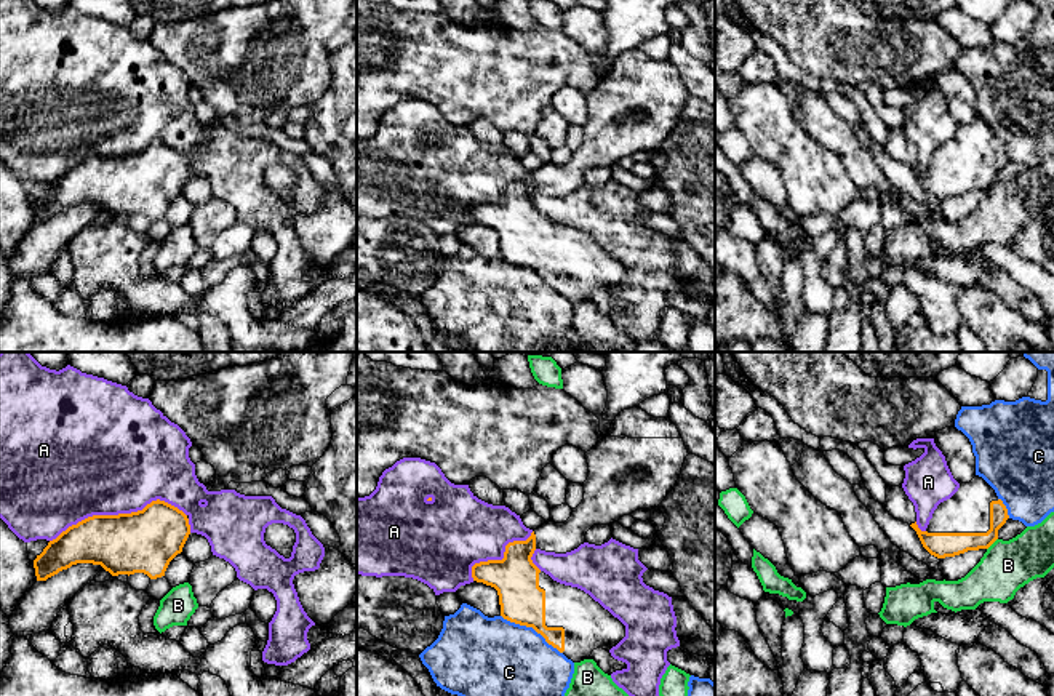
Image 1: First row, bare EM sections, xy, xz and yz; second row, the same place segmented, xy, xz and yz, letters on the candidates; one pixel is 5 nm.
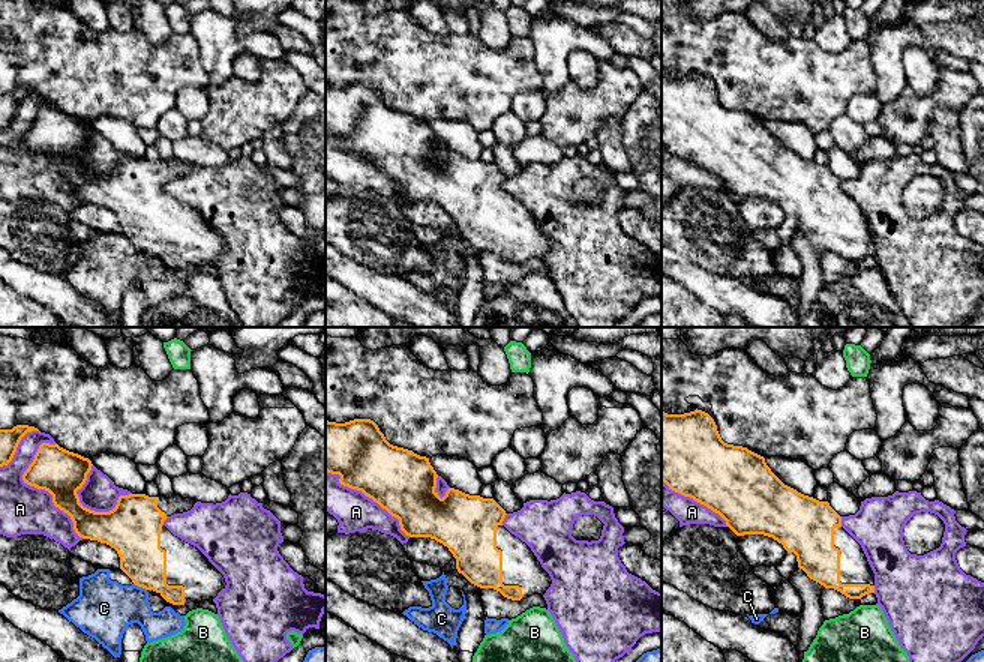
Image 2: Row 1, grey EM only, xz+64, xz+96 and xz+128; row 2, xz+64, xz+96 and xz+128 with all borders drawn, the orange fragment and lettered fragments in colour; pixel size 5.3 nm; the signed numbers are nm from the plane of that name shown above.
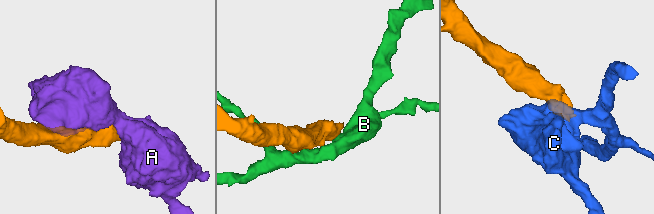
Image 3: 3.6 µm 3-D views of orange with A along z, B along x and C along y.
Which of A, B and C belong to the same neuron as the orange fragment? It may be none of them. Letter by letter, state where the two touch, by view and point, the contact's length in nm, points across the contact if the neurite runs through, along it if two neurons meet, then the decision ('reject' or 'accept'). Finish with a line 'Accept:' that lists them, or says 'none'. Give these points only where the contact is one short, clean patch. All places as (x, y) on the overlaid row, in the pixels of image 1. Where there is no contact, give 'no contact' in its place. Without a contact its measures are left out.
A: xy (119, 514) | 700 nm | reject
B: yz (992, 543) | 80 nm | reject
C: xz (531, 626) | 360 nm | along xz (501, 615), (511, 621), (531, 626), (562, 653) | reject
Accept: none

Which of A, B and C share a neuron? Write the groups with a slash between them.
A / B / C

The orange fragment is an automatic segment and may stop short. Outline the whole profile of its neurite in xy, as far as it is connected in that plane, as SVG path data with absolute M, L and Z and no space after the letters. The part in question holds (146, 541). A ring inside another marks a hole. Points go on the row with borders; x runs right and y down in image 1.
M165 501L118 515L93 515L50 541L34 560L37 581L77 563L101 565L112 576L165 576L190 534L187 515Z

